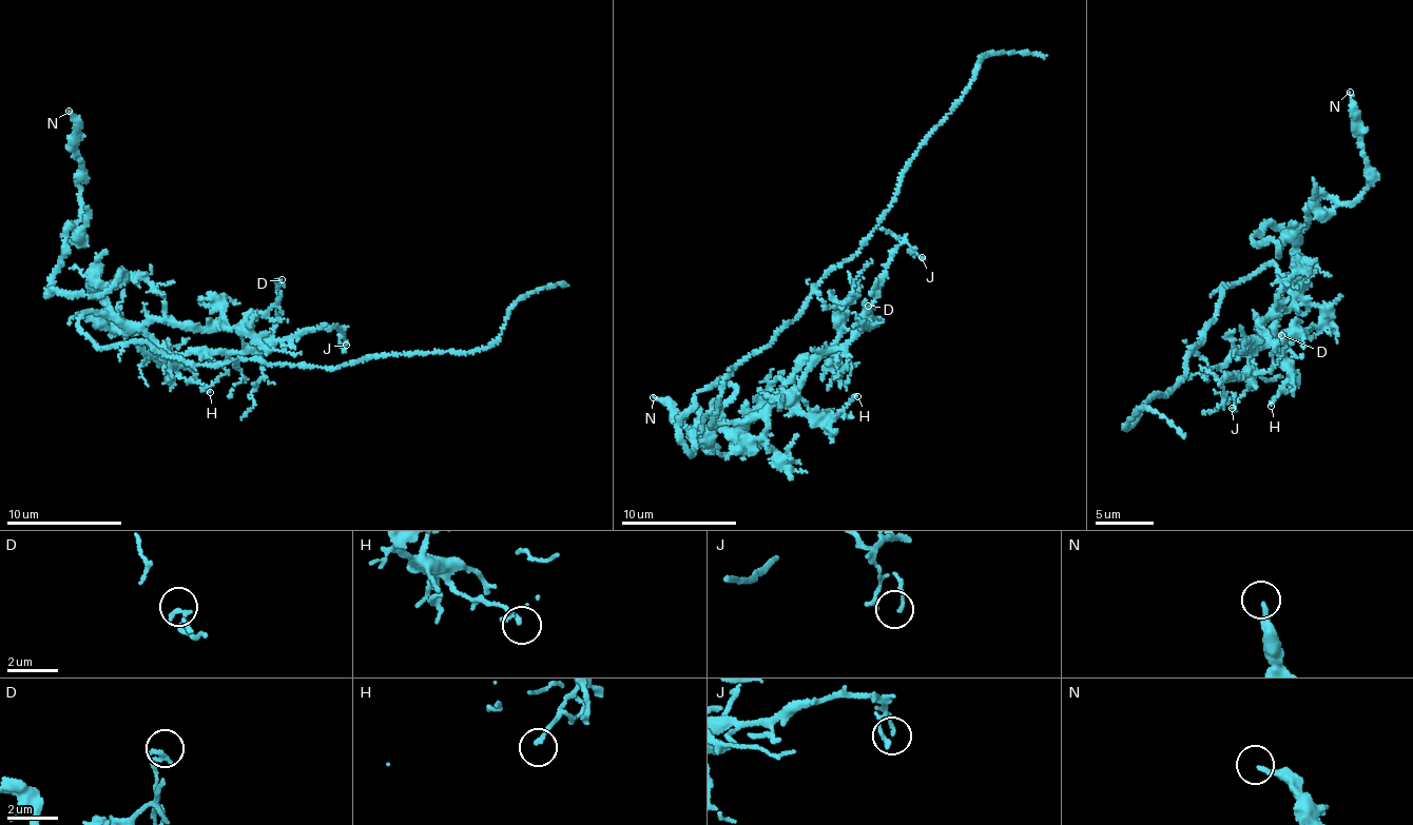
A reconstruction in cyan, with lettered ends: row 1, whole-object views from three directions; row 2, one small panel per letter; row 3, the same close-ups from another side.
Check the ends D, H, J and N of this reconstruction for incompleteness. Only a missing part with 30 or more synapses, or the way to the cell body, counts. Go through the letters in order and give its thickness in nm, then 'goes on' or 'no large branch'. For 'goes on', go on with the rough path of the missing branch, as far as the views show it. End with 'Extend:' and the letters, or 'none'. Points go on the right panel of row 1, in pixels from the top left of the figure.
D: calibre 170 nm; no large branch
H: calibre 140 nm; no large branch
J: calibre 100 nm; no large branch
N: calibre 190 nm; no large branch
Extend: none

